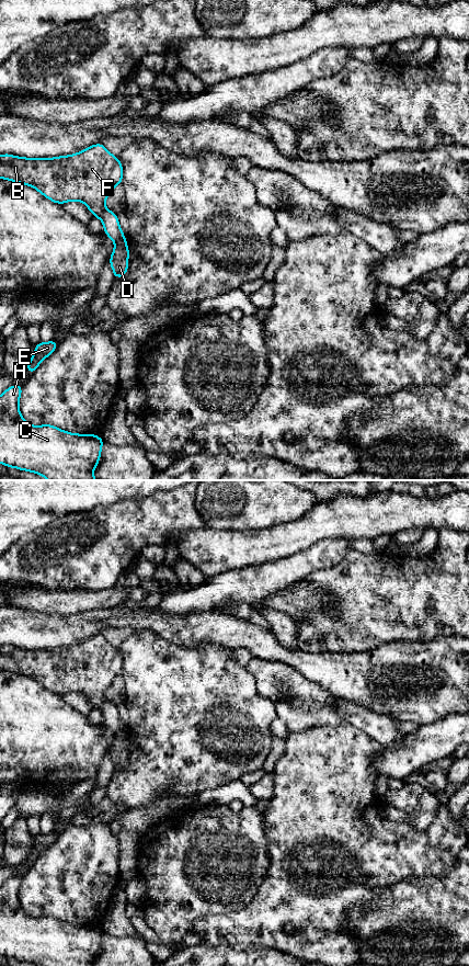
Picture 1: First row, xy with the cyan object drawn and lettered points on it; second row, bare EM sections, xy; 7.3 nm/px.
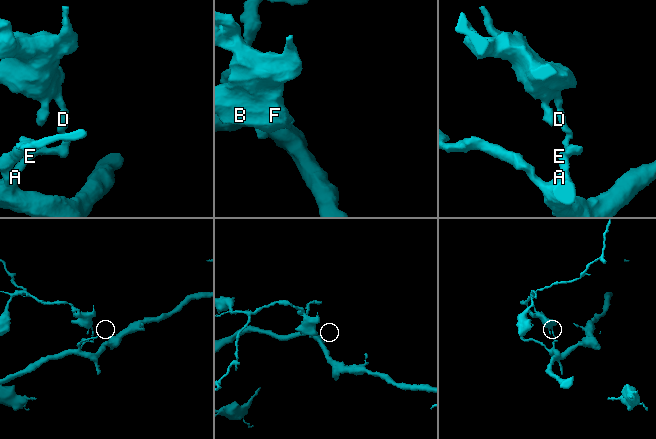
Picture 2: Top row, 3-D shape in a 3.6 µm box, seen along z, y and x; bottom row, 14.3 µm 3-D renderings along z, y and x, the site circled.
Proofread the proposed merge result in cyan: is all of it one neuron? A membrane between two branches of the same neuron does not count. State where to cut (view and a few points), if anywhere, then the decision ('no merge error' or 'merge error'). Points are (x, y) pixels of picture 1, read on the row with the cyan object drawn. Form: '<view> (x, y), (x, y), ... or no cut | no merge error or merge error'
xy (124, 238), (115, 243) | merge error

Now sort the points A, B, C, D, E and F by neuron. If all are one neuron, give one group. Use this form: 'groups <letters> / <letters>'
groups A C D E / B F

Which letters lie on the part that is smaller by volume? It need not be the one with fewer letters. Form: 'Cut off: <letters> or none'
Cut off: B, F

